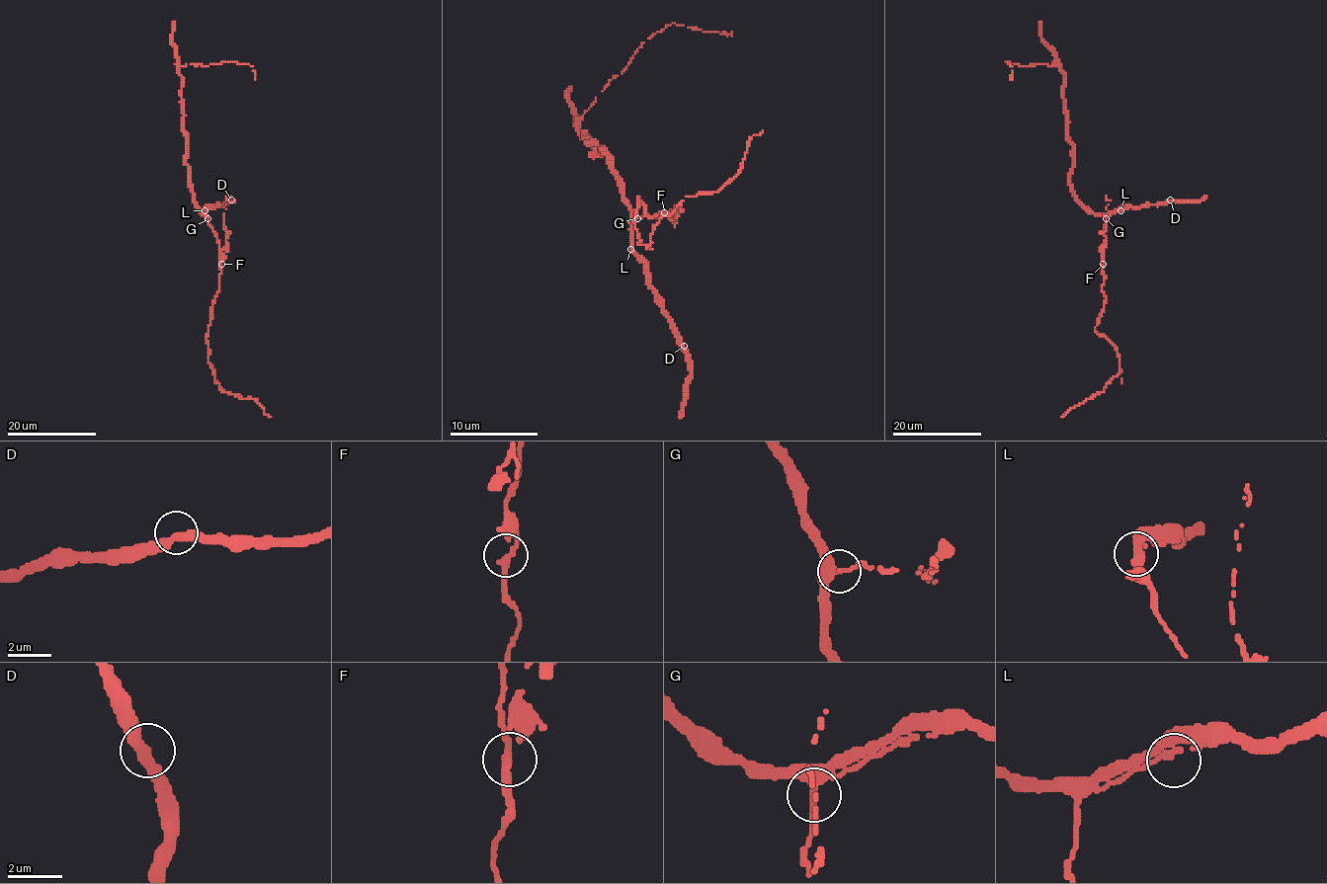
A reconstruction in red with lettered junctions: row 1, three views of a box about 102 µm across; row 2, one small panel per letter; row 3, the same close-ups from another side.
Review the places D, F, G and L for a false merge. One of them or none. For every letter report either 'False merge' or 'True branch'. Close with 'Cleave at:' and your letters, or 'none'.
D: True branch
F: False merge
G: True branch
L: True branch
Cleave at: F

